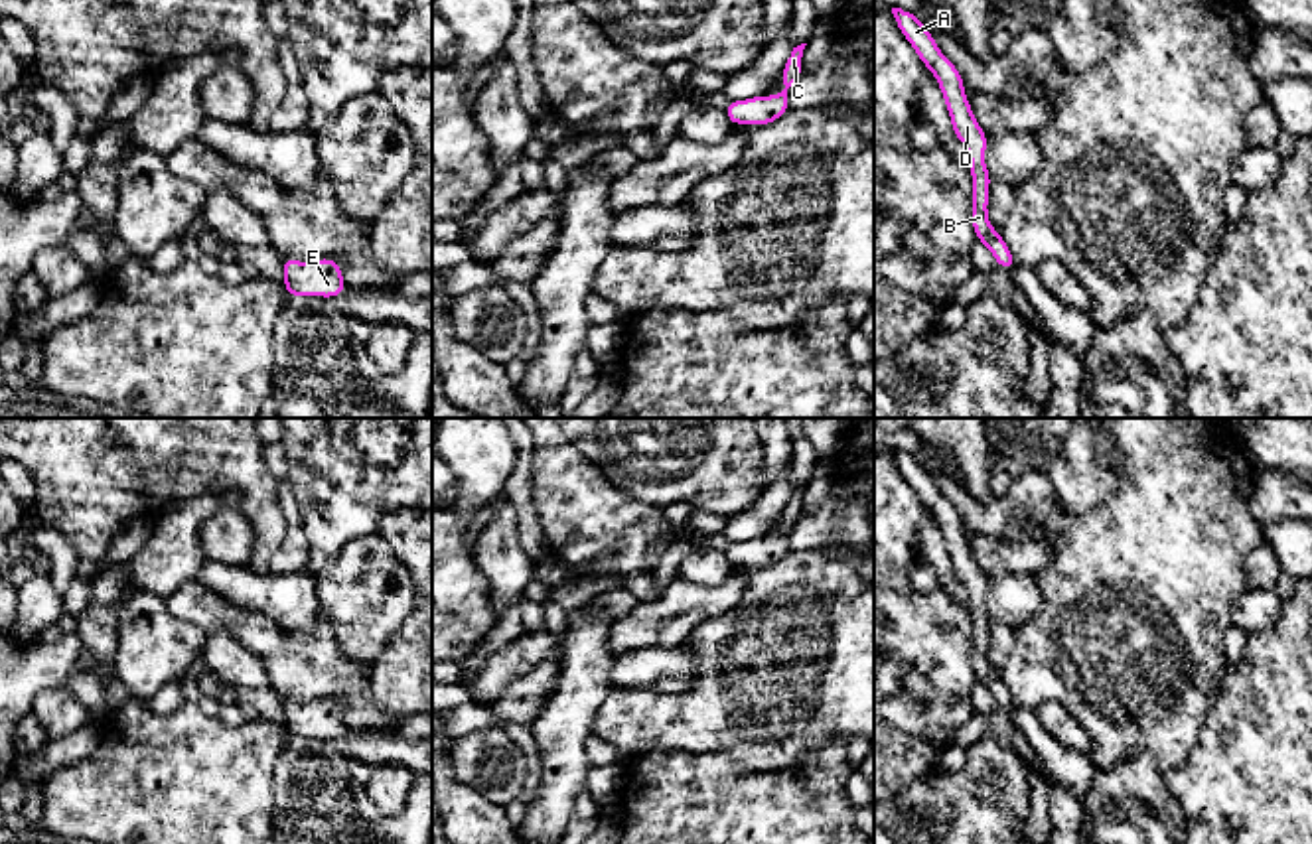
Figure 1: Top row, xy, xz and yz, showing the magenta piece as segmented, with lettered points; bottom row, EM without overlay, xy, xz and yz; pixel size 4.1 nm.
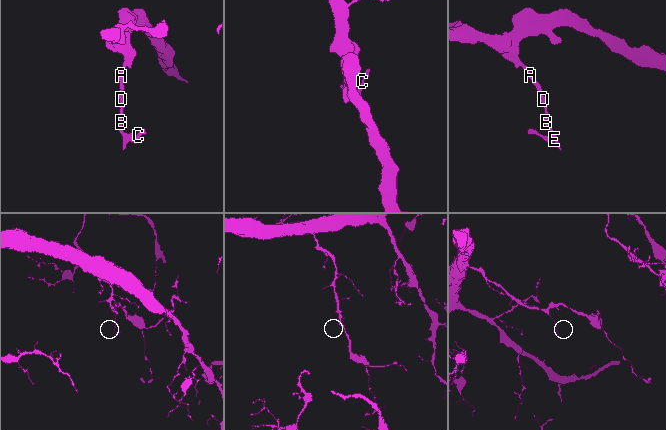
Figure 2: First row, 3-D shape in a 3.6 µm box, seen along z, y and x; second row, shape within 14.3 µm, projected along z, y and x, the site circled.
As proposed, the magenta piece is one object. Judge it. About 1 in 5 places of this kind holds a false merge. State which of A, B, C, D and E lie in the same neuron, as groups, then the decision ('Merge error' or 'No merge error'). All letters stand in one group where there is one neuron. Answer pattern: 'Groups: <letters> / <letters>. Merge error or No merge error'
Groups: A B C D E. No merge error

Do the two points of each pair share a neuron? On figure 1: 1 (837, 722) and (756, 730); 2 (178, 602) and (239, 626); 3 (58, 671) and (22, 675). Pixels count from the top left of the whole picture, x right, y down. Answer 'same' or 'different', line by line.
1: same
2: same
3: same

